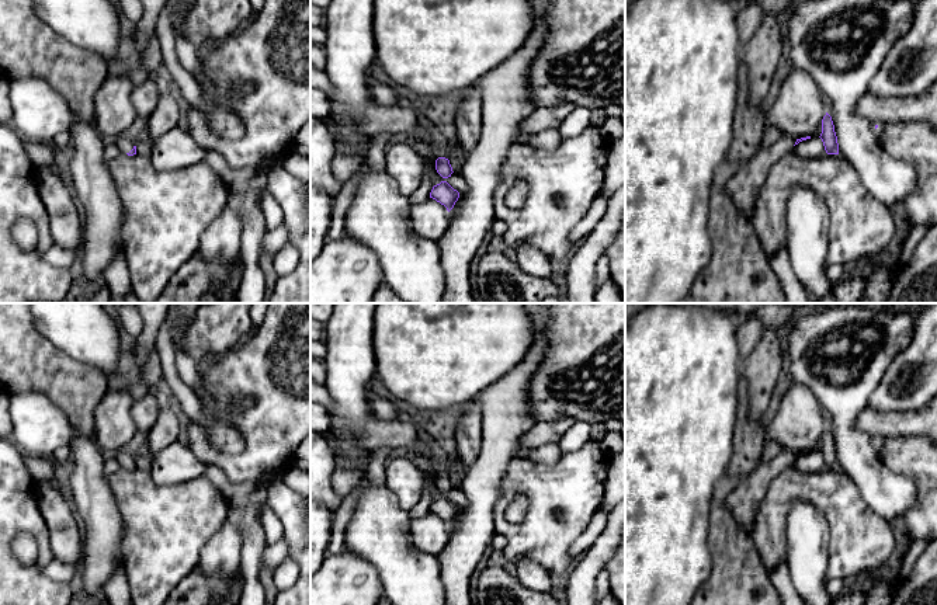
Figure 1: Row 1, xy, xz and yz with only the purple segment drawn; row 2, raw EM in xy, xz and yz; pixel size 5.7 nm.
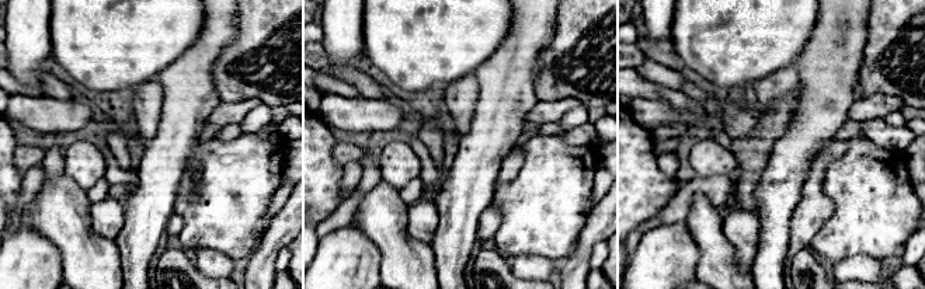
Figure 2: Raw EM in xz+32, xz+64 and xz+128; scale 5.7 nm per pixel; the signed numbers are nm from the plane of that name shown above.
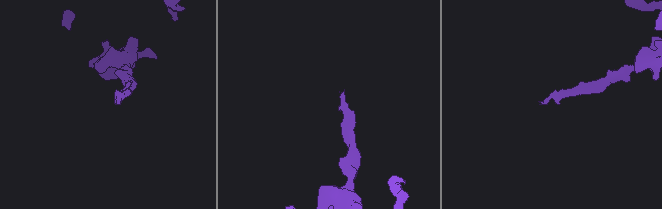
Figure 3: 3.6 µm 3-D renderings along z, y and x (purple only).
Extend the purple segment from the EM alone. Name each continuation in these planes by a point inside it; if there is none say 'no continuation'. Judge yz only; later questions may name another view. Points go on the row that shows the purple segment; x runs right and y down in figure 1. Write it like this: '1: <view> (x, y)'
1: yz (742, 187)

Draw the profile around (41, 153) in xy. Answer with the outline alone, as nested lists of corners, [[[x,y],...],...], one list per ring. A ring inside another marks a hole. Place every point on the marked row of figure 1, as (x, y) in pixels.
[[[24,142],[24,147],[27,150],[30,160],[34,164],[49,168],[56,175],[60,177],[60,171],[55,161],[55,152],[51,147],[49,142],[48,143],[45,143],[45,142]]]

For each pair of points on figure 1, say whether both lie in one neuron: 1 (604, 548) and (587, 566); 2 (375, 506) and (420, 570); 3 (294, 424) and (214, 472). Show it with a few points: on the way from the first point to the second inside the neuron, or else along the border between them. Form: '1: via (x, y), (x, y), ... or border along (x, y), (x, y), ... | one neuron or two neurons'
1: via (600, 552), (592, 562) | one neuron
2: via (377, 521), (378, 528), (405, 555) | one neuron
3: border along (207, 463), (217, 465), (233, 483), (250, 480) | two neurons

